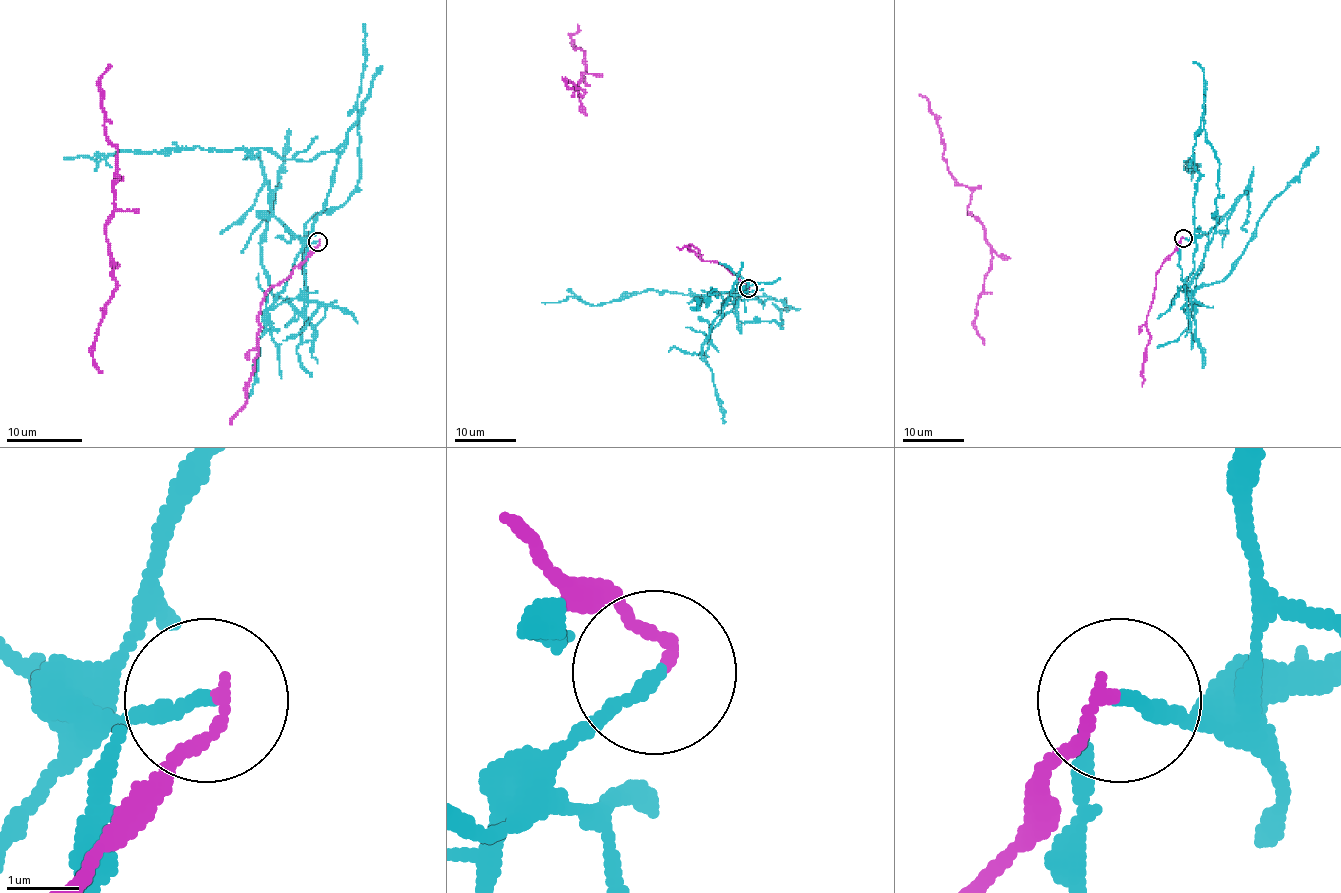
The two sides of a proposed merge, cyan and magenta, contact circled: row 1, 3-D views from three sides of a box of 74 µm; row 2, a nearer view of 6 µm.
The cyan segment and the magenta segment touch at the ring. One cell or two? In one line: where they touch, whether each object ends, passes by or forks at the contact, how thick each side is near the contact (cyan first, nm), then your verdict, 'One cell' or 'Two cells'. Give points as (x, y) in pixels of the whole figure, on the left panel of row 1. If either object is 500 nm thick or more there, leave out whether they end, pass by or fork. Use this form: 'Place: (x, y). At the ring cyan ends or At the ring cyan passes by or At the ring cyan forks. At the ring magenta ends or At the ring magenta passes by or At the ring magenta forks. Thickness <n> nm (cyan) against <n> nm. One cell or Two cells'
Place: (318, 242). At the ring cyan ends. At the ring magenta ends. Thickness 190 nm (cyan) against 140 nm. Two cells

